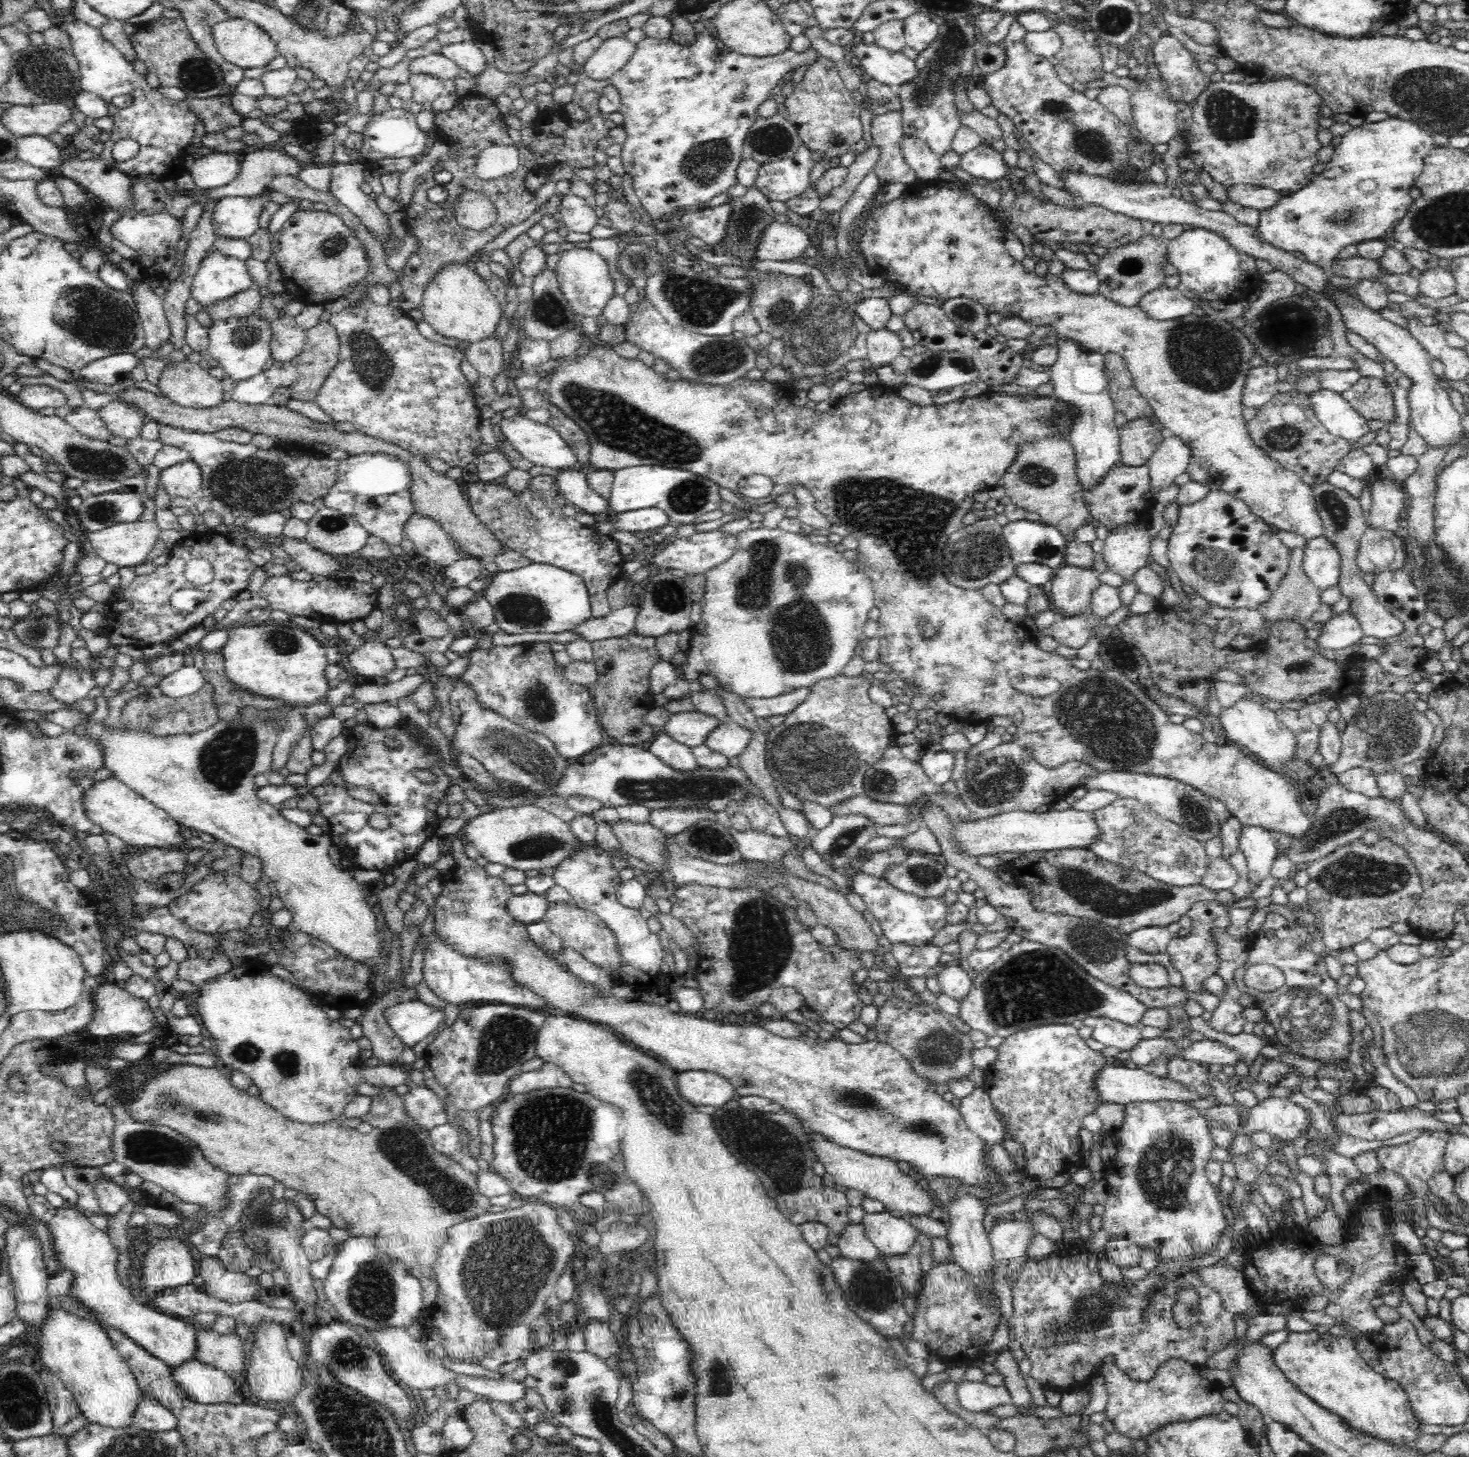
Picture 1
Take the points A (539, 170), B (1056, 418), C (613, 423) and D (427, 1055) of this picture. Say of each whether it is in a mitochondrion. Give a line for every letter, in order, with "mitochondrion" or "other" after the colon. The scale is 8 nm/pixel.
A: other
B: mitochondrion
C: mitochondrion
D: other

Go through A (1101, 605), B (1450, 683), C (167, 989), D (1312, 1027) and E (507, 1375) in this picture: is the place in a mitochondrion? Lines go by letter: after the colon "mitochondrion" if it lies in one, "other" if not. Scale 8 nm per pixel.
A: other
B: other
C: other
D: mitochondrion
E: other

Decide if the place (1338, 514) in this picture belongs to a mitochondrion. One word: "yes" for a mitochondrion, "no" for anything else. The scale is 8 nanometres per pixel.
yes

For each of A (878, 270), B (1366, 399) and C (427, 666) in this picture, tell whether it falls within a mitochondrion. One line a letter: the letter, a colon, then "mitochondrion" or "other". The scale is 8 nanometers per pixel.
A: other
B: mitochondrion
C: other

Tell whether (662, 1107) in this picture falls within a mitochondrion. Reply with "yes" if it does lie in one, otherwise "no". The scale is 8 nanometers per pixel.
yes

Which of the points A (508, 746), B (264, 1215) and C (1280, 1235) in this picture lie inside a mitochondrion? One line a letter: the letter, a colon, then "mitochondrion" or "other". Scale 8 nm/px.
A: mitochondrion
B: mitochondrion
C: other

